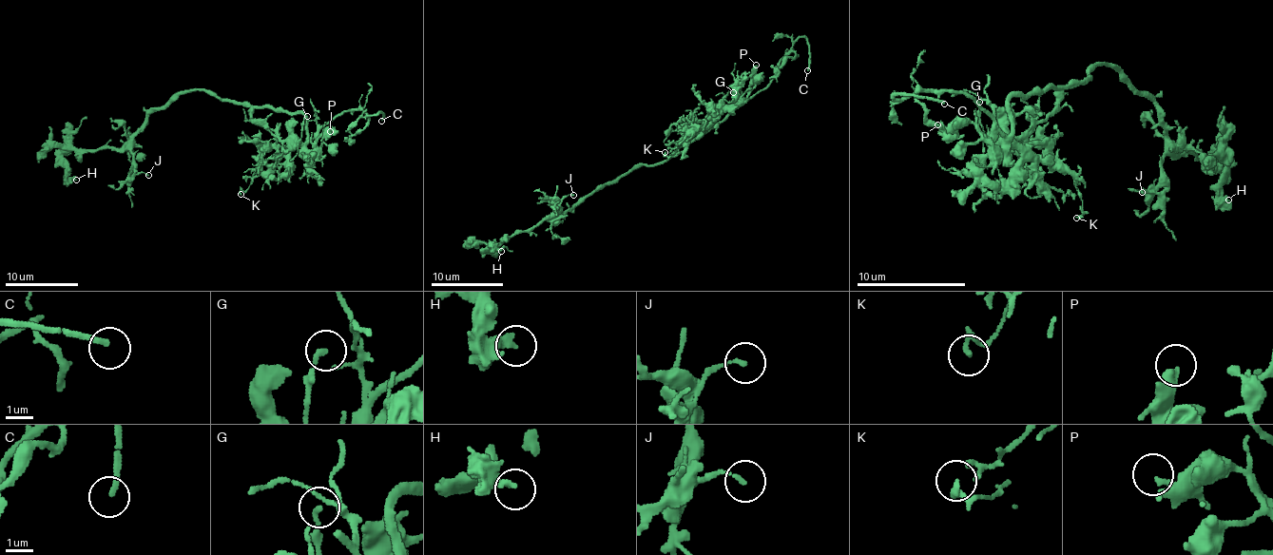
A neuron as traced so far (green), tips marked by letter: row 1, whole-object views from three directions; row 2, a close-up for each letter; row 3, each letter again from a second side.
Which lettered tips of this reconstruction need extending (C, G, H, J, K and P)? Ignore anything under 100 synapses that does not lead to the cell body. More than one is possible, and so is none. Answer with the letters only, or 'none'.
C

